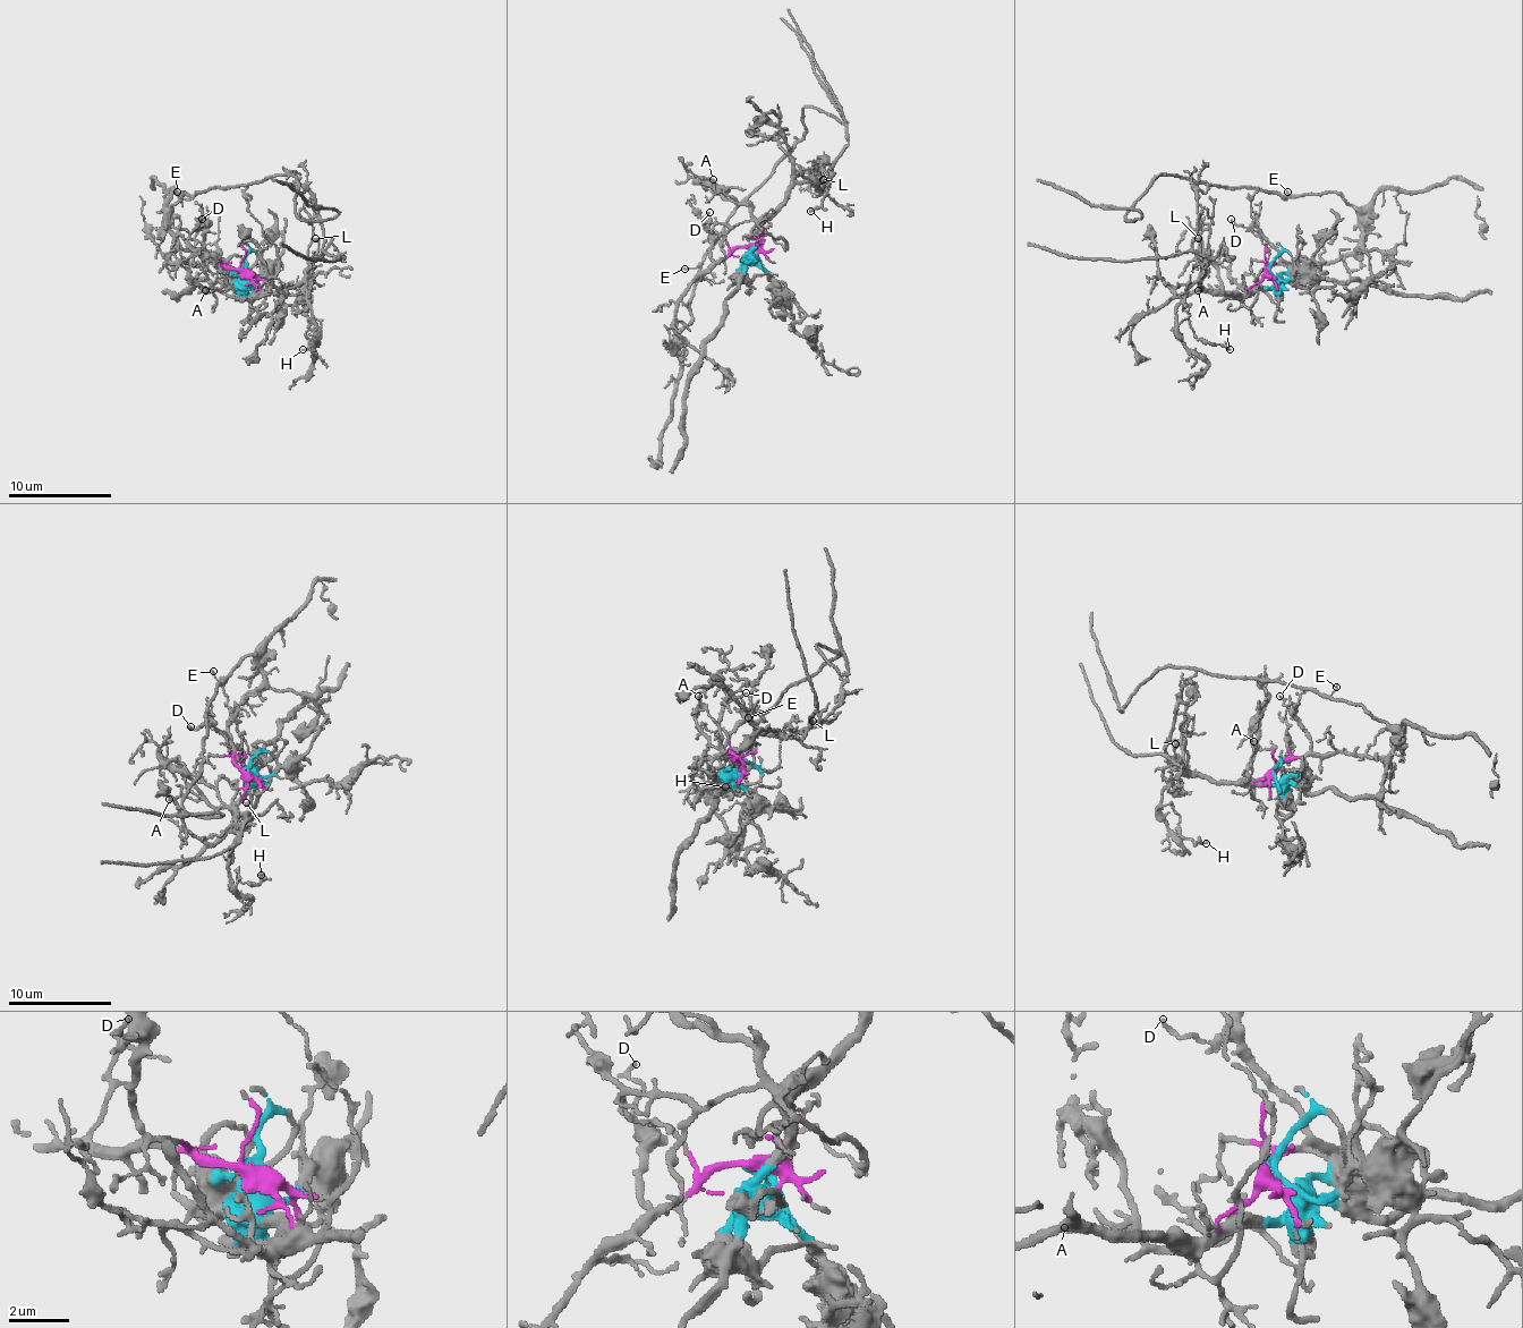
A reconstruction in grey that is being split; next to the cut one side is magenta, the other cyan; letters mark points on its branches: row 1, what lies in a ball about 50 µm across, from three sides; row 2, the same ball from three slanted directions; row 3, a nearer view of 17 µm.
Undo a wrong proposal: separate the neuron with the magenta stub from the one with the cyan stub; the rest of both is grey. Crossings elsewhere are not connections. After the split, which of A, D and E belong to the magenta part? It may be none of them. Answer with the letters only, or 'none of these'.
D, E

